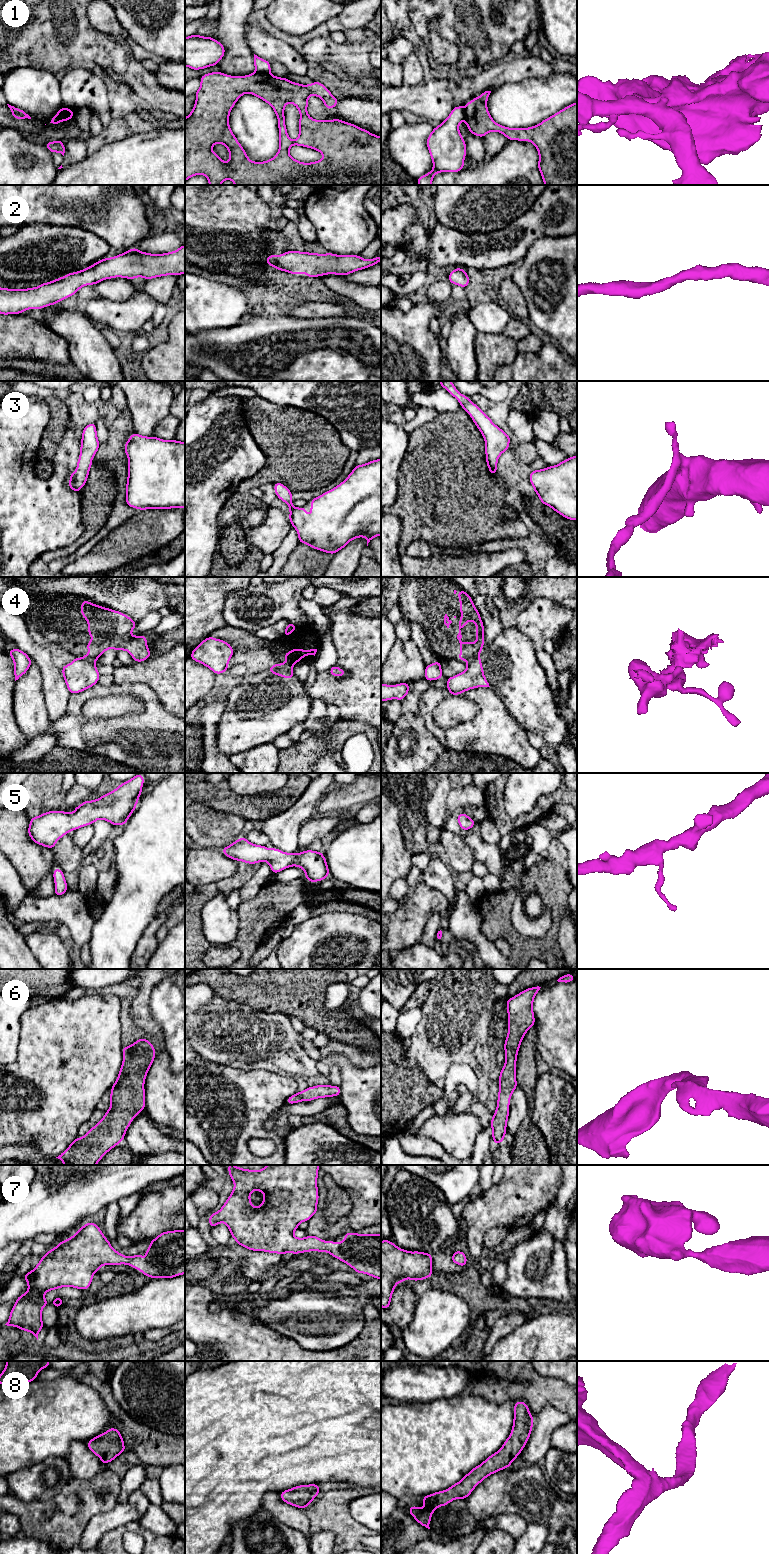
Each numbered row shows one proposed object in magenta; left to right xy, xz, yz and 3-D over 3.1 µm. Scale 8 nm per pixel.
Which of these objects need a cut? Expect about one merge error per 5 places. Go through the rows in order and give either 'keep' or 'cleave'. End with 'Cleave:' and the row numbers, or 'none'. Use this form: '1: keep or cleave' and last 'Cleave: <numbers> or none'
1: cleave
2: keep
3: keep
4: cleave
5: keep
6: keep
7: keep
8: keep
Cleave: 1, 4

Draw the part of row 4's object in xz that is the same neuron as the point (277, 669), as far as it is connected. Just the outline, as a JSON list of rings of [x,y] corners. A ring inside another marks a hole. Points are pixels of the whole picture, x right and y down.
[[[276,663],[274,665],[272,665],[268,669],[268,671],[275,674],[275,675],[277,675],[277,676],[282,676],[282,677],[284,677],[286,679],[290,679],[292,677],[295,677],[292,670],[285,669],[280,664],[276,664]]]

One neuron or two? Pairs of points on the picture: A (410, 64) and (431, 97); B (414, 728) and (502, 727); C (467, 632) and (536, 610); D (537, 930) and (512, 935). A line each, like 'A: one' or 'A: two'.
A: two
B: two
C: two
D: two

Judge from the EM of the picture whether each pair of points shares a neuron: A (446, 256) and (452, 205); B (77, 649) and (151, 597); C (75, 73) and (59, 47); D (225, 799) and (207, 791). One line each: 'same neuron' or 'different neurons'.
A: different neurons
B: same neuron
C: different neurons
D: same neuron

